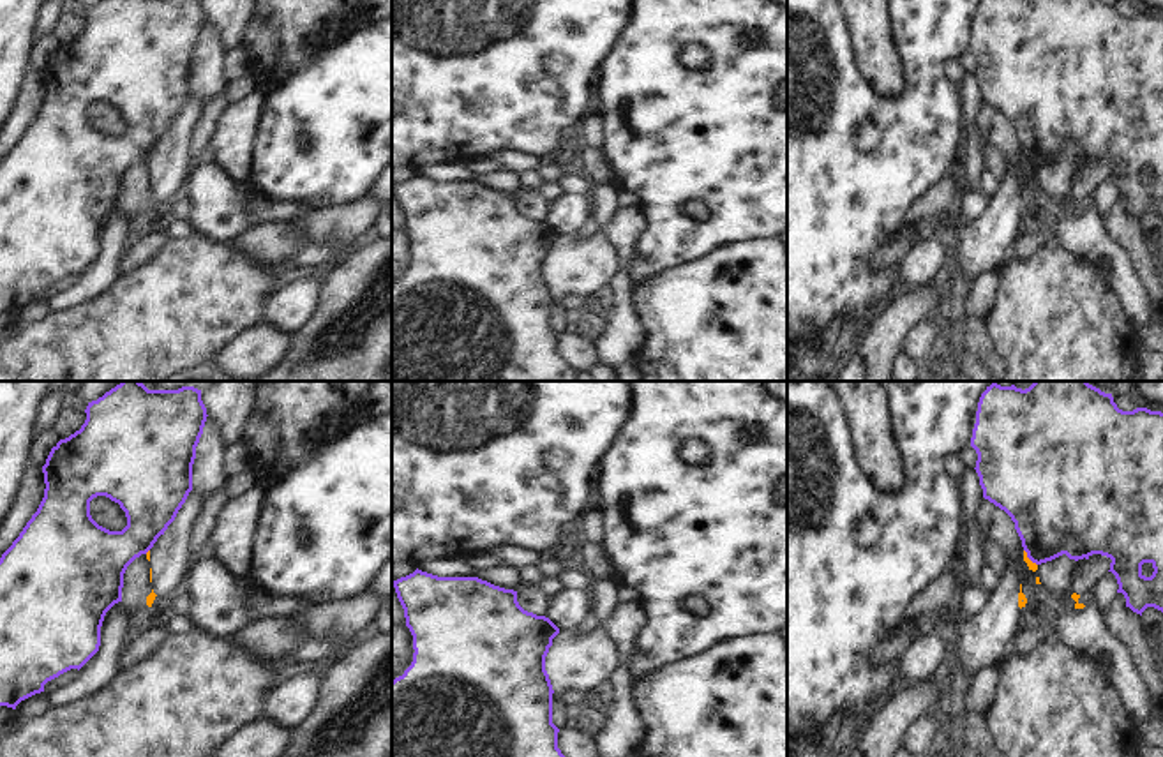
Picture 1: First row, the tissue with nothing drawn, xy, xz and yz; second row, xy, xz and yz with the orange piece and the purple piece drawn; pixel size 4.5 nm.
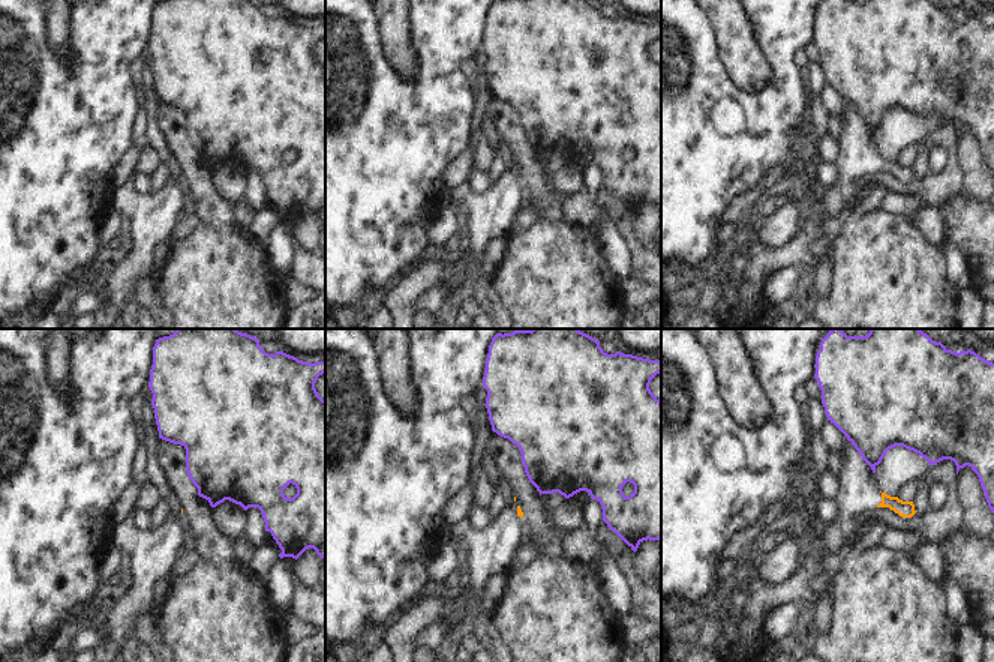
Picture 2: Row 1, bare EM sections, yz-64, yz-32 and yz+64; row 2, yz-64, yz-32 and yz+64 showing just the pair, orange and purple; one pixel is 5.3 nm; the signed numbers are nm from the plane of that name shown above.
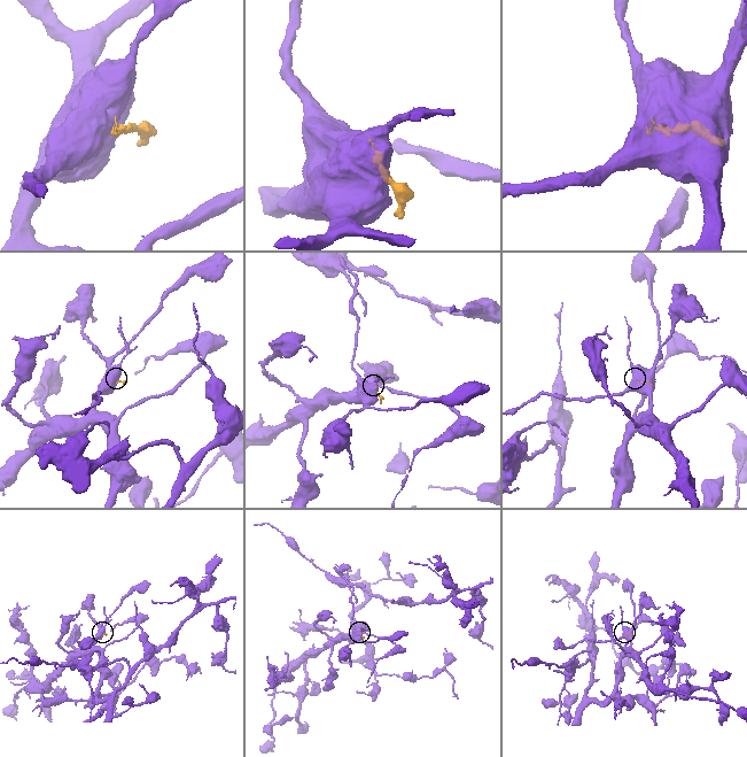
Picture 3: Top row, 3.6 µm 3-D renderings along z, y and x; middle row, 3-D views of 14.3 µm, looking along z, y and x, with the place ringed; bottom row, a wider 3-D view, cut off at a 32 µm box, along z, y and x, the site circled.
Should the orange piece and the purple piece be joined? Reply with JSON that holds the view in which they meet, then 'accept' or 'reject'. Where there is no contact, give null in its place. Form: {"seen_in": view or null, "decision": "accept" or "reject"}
{"seen_in": "yz", "decision": "reject"}

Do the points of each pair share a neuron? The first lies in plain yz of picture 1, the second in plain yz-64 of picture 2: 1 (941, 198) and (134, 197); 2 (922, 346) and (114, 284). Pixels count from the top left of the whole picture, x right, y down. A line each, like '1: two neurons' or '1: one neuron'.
1: two neurons
2: two neurons

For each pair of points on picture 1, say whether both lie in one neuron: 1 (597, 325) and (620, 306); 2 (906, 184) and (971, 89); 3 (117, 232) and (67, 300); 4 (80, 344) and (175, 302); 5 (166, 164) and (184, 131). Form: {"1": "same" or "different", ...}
{"1": "different", "2": "different", "3": "same", "4": "same", "5": "same"}

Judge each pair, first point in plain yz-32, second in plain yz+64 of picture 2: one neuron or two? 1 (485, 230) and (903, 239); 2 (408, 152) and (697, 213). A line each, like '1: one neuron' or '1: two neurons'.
1: two neurons
2: one neuron

